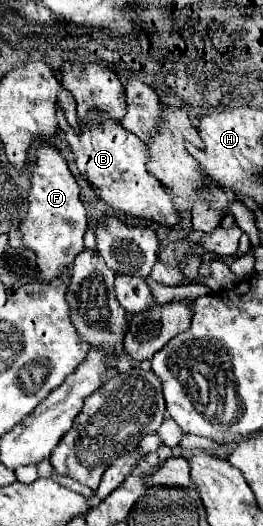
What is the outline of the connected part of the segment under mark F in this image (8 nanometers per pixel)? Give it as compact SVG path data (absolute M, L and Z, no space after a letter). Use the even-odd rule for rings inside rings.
M42 142L36 148L36 164L30 176L30 192L28 192L28 216L26 220L20 224L20 232L22 232L22 240L24 244L36 252L38 256L38 268L40 268L40 280L54 280L60 274L66 272L66 266L70 262L74 262L76 254L82 252L82 238L84 232L88 228L88 218L86 218L86 208L80 200L80 188L76 184L76 178L72 176L70 168L68 168L68 160L60 154L60 150L56 150L56 146Z

